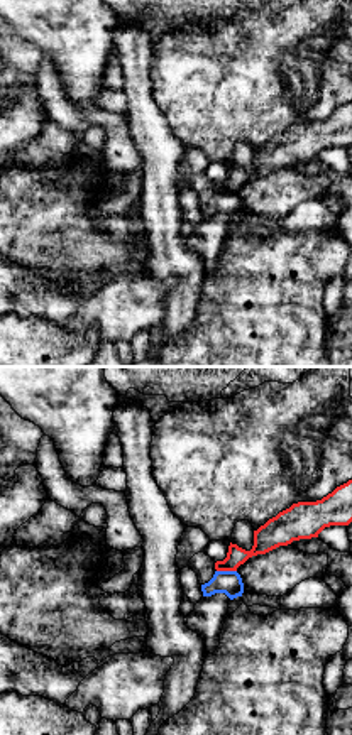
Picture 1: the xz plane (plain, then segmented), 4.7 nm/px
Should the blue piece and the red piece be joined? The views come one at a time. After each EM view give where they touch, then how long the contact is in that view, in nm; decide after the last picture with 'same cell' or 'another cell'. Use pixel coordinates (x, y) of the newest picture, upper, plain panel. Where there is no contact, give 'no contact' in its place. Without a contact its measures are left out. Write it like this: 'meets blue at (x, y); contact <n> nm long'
meets blue at (227, 193); contact 100 nm long

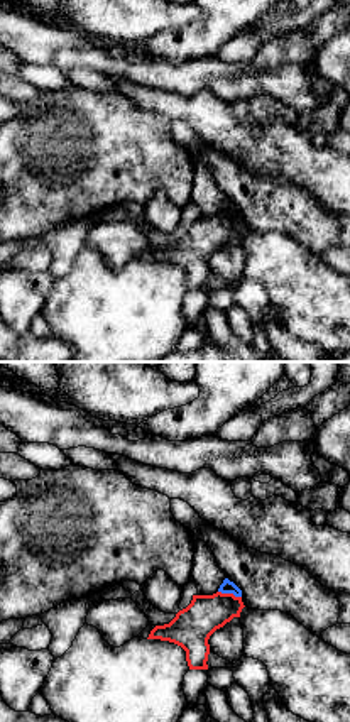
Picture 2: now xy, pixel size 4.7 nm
meets blue at (230, 213); contact 120 nm long

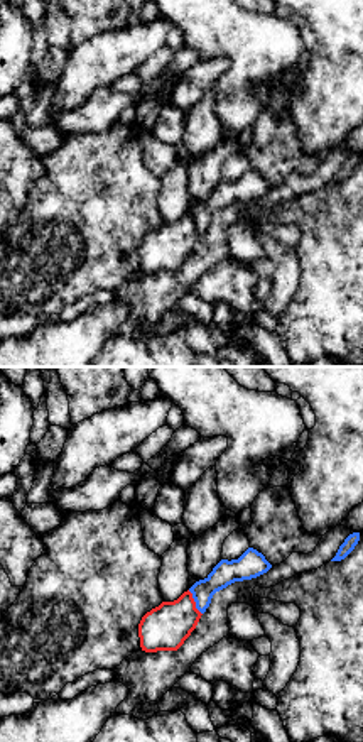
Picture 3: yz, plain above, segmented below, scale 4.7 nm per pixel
meets blue at (195, 222); contact 140 nm long

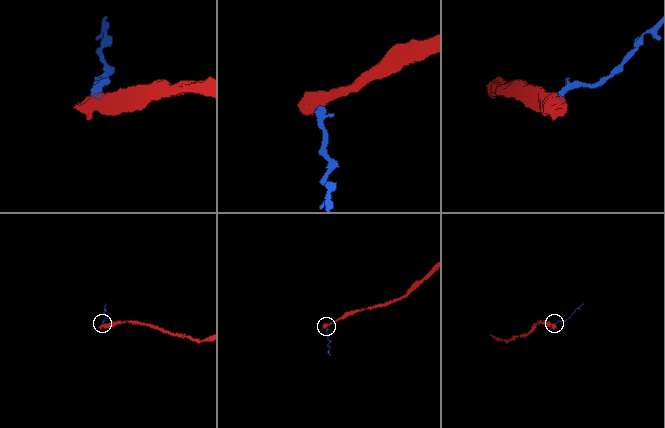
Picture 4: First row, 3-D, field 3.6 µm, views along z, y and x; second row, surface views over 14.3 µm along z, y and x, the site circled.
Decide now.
another cell

